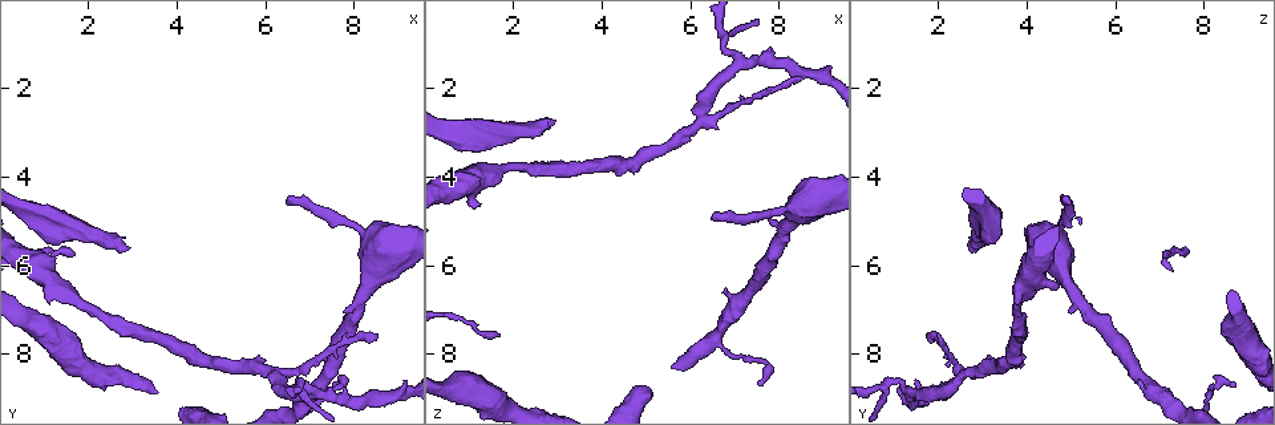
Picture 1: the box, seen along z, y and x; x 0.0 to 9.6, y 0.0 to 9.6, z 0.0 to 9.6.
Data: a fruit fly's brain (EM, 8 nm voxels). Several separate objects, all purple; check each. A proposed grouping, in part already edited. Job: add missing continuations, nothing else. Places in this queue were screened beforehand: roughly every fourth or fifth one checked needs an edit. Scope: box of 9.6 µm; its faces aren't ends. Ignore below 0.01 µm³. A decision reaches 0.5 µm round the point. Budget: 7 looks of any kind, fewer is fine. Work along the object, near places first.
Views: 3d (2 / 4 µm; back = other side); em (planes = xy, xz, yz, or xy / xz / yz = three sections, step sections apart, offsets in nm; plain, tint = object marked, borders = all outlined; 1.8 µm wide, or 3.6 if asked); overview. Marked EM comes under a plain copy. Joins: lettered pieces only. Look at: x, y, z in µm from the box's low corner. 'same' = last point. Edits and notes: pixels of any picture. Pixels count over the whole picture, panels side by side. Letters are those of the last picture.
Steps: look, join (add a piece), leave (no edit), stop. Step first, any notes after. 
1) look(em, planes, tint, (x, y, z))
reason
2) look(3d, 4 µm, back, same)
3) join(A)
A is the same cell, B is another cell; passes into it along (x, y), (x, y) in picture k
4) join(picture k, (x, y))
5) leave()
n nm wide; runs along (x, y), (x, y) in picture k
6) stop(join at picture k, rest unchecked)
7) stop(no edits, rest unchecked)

look(em, planes, borders, (2.85, 5.60, 2.70))
branch stops here

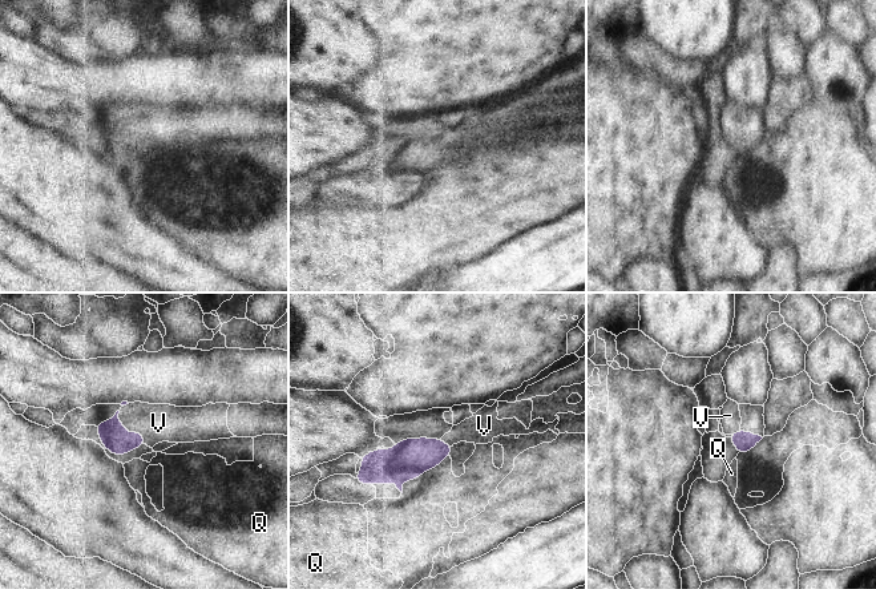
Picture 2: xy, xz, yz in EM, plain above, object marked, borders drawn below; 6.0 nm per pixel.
join(V)
V is the same cell, Q is another cell; it goes on there

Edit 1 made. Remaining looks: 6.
look(3d, 2 µm, (6.25, 8.45, 2.75))
two arms in line, one across

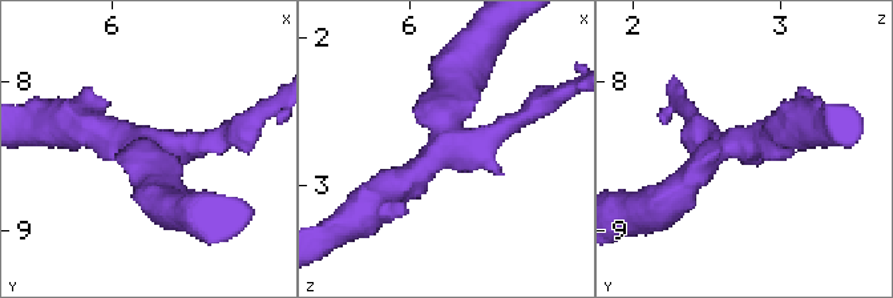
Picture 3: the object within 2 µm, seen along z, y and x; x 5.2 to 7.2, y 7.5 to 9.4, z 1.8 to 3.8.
look(em, planes, borders, (6.24, 8.42, 2.70))

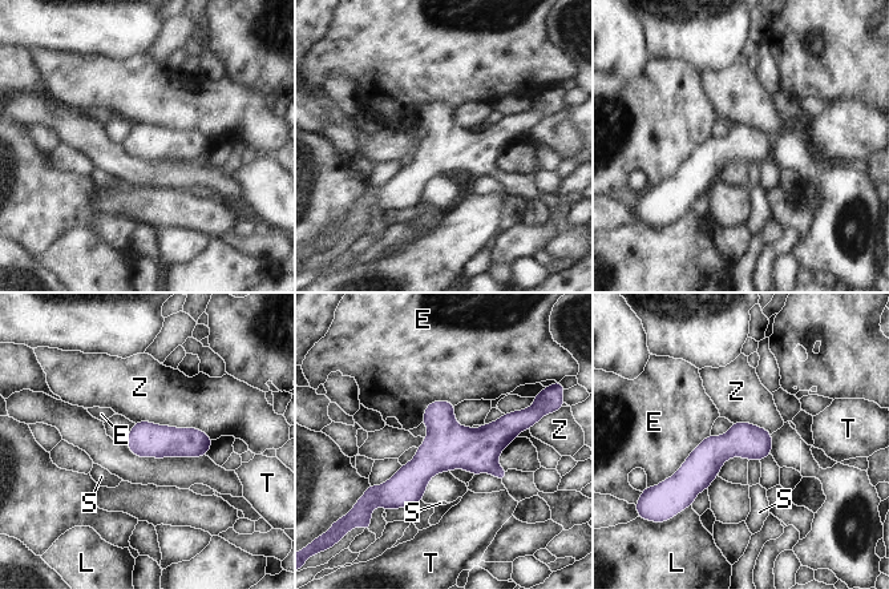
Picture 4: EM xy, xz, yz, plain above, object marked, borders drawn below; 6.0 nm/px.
leave()
220 nm wide; E, L, S, T and Z are other cells; none of them fits

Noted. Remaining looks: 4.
look(em, xy, step 16, borders, (6.55, 4.65, 5.00))
an open end

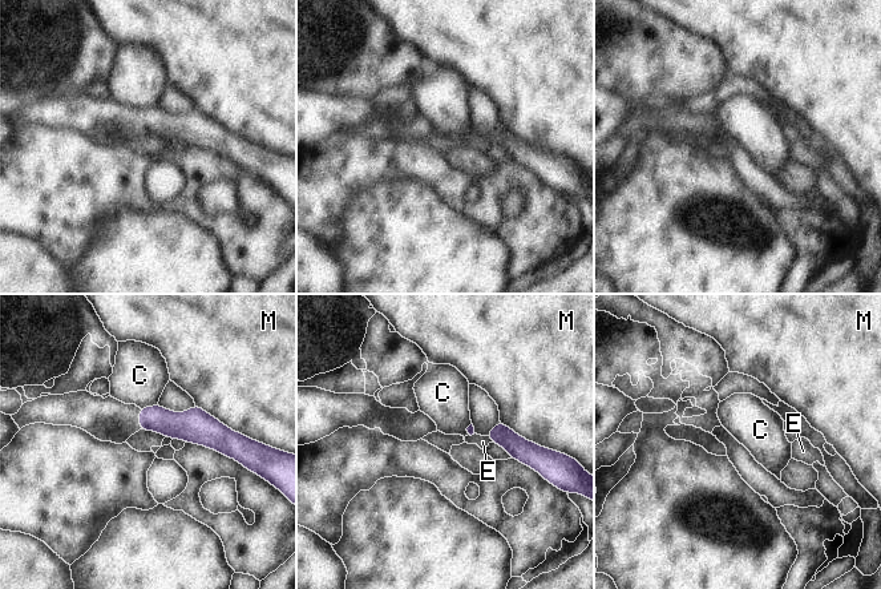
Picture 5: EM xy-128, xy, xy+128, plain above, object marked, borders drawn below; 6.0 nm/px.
leave()
C, E and M are other cells; border along (157, 403), (140, 408) in picture 5; none of them fits

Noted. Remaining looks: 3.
stop(join at picture 2, rest unchecked)

